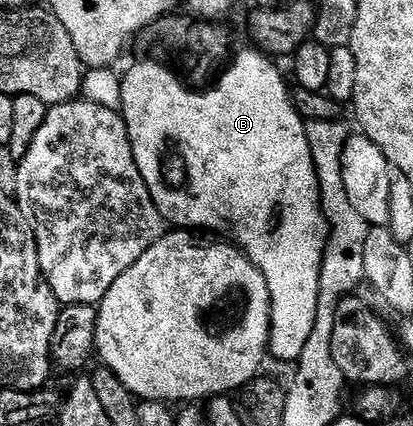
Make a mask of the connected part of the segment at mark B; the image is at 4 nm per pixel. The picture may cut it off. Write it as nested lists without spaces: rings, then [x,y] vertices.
[[[257,48],[249,49],[235,53],[234,63],[232,58],[221,71],[222,79],[214,90],[203,94],[189,90],[168,67],[158,62],[138,62],[122,78],[120,113],[126,121],[136,168],[140,168],[144,184],[150,193],[165,192],[166,206],[164,202],[161,217],[165,221],[167,218],[174,228],[189,228],[194,232],[215,230],[218,233],[215,235],[243,250],[252,264],[260,268],[270,293],[269,357],[294,364],[300,352],[304,352],[307,331],[298,330],[294,322],[286,322],[286,294],[302,290],[307,303],[318,301],[318,277],[328,231],[322,217],[322,196],[318,192],[306,122],[293,104],[291,87],[286,87],[281,72],[267,55]]]

